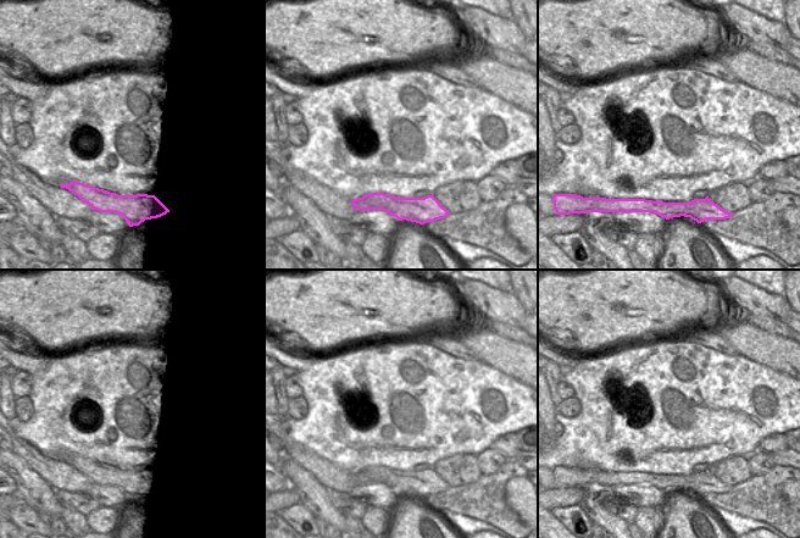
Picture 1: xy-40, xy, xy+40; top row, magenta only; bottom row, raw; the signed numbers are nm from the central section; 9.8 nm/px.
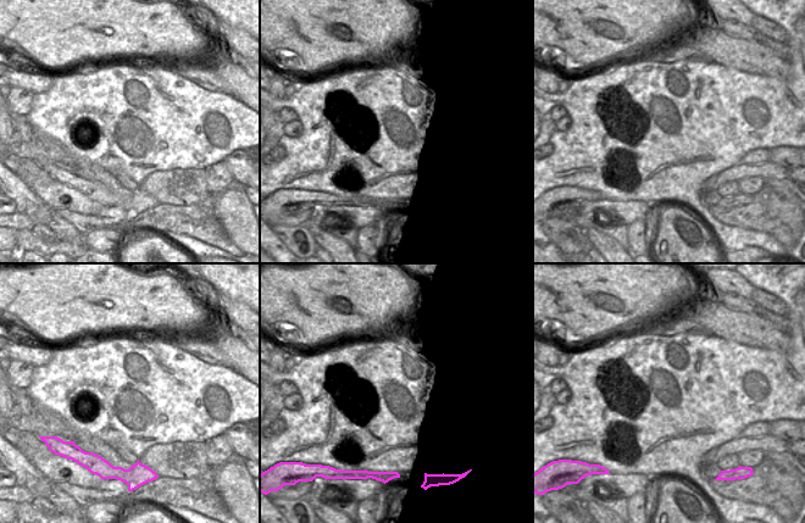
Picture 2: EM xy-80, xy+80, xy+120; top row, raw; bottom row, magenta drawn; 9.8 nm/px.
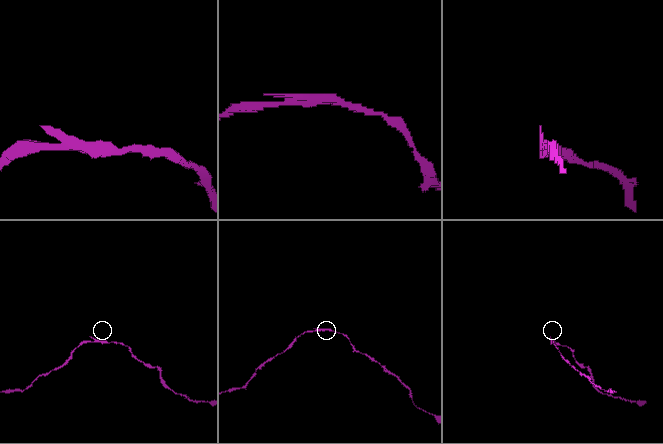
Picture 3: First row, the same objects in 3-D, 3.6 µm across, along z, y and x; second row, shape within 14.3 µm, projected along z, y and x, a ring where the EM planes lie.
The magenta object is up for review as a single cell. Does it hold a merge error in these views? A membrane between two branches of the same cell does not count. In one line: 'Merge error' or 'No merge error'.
Merge error.

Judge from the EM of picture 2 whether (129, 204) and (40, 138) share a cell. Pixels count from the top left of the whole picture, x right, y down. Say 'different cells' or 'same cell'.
same cell

